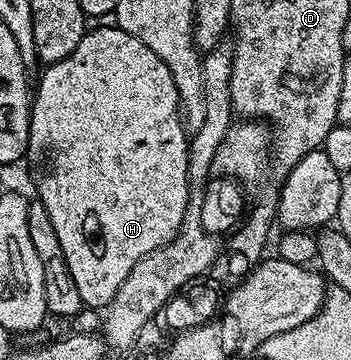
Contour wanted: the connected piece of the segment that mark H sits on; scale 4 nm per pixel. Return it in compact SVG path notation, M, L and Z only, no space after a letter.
M107 24L96 25L99 26L96 30L95 27L88 29L87 33L83 35L81 44L77 44L77 48L73 48L73 52L69 52L69 56L65 56L65 60L57 60L44 69L47 71L40 76L39 87L34 87L33 90L29 144L25 155L25 162L31 165L31 174L35 177L35 190L39 193L36 194L37 201L45 204L45 212L49 212L49 220L53 220L53 229L57 231L57 240L61 240L61 252L65 252L65 264L69 264L69 272L72 274L74 282L77 283L77 289L79 289L84 307L91 309L92 306L96 312L102 311L113 300L113 296L117 296L117 288L121 288L121 284L125 284L125 276L129 276L129 272L133 272L133 268L142 258L149 256L149 252L169 244L179 235L179 229L183 223L185 208L189 200L189 135L183 131L183 116L179 112L179 93L177 92L177 84L173 84L173 72L169 72L169 68L165 68L165 60L161 60L161 56L157 56L157 52L153 52L153 48L141 44L141 40L137 40L137 36L129 36L129 32L120 30L118 25L115 24L110 24L111 26L103 25Z

